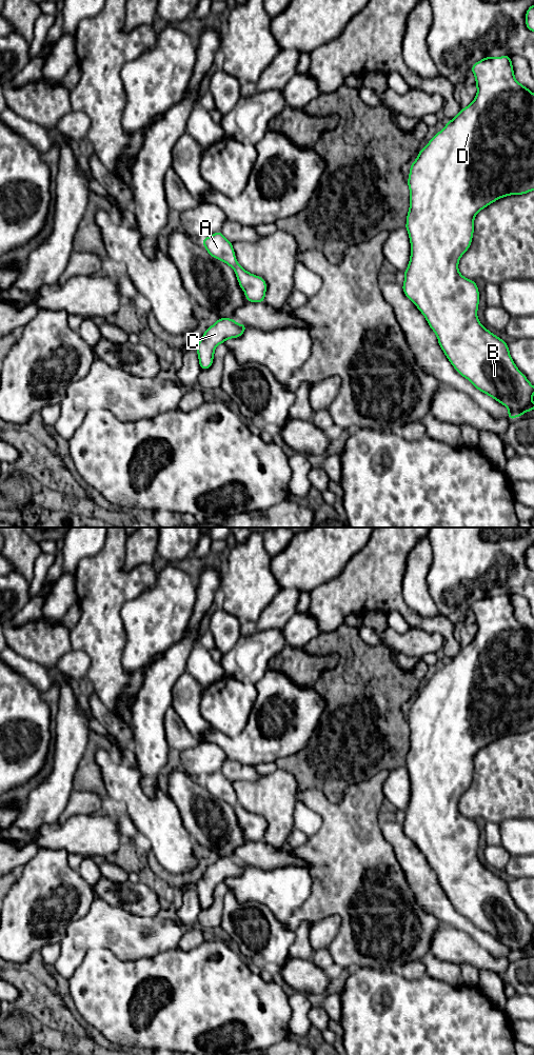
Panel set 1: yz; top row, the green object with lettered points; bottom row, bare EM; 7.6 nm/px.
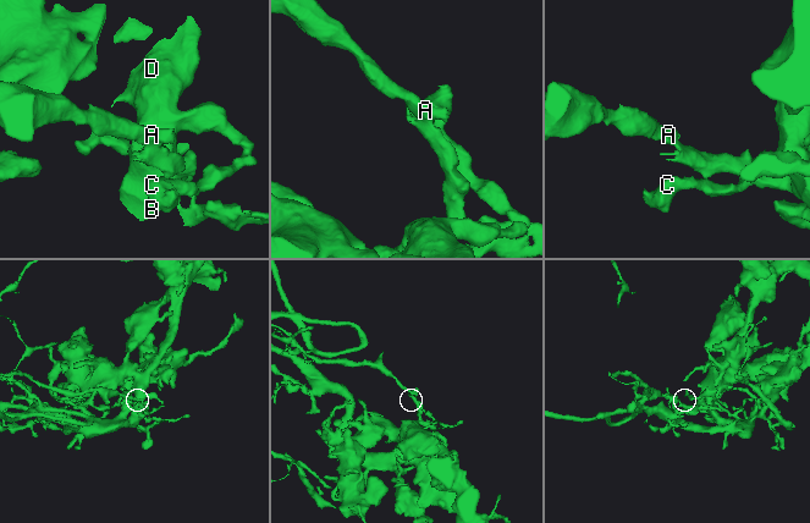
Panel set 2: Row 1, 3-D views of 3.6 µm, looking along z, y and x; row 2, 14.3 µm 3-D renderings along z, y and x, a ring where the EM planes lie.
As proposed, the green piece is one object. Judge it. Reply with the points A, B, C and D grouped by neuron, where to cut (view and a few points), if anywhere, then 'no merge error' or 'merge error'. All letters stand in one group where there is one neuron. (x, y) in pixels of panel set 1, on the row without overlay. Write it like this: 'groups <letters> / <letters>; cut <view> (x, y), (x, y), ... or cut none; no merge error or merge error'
groups A / B C D; cut yz (244, 810), (242, 821), (245, 825), (245, 831); merge error

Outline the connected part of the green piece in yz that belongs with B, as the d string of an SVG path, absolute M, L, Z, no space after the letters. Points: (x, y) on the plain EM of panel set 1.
M510 595L486 596L474 602L471 610L476 618L475 638L433 675L411 703L408 719L410 749L406 763L411 780L411 797L403 811L402 829L426 856L454 908L477 929L507 945L507 957L511 959L525 954L527 949L530 953L534 948L534 925L516 907L508 883L479 861L479 830L475 820L459 812L458 801L472 782L474 757L478 751L499 737L534 729L534 633L515 618Z

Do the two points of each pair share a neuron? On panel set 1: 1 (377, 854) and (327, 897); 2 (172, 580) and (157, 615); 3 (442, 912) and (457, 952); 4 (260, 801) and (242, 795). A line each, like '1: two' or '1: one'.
1: one
2: one
3: two
4: one

